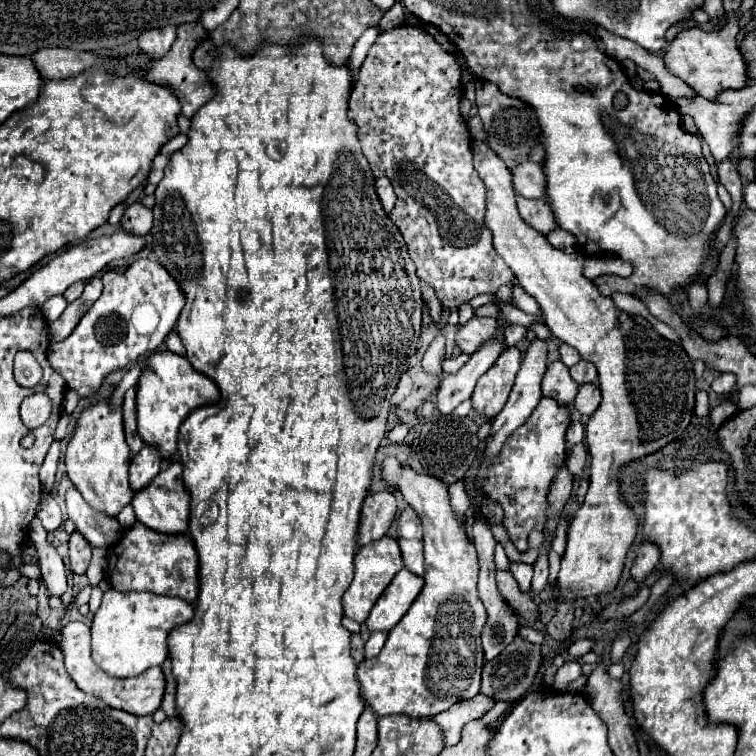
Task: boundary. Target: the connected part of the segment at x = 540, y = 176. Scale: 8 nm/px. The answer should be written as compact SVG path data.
M521 163L515 167L513 173L513 187L517 195L529 197L529 199L545 199L547 197L547 177L543 173L541 163Z

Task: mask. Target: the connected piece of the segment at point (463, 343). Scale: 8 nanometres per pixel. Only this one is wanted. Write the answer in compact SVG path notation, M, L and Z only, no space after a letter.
M473 317L465 325L459 325L455 343L463 353L471 355L487 337L491 337L491 333L495 333L495 327L497 323L493 317Z

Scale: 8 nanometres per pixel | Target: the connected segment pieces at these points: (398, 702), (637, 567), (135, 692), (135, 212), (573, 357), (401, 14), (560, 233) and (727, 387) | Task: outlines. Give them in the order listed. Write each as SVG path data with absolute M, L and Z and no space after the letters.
M387 457L383 461L383 479L397 487L405 501L417 511L417 515L423 521L423 541L425 541L425 587L421 589L419 597L413 601L405 617L389 631L389 637L377 655L377 659L367 659L357 669L357 679L361 685L361 699L377 717L383 715L395 715L403 713L413 719L419 717L433 717L441 711L447 711L451 705L471 699L479 693L481 683L481 669L483 669L483 645L481 645L481 633L483 625L487 623L487 613L483 609L483 601L479 601L477 593L477 579L479 579L479 567L477 567L477 553L473 543L469 541L467 533L461 529L459 521L455 519L447 485L433 475L417 473L413 469L401 467L395 457Z
M641 543L637 549L635 563L631 567L631 575L635 577L635 581L641 583L657 567L657 561L659 561L659 549L655 549L655 545Z
M71 621L63 627L63 641L59 643L59 647L65 655L67 673L85 693L99 697L103 703L111 705L113 709L121 709L133 715L151 715L159 709L165 691L165 677L161 667L151 667L145 673L131 679L113 679L105 675L101 669L97 669L97 665L91 659L91 629L83 621Z
M141 203L129 205L123 219L121 219L121 227L127 229L127 233L135 233L141 237L149 233L151 225L153 225L153 213L149 207L145 207Z
M561 345L559 347L559 353L561 353L561 361L567 365L567 367L573 367L575 363L579 363L579 359L581 359L581 355L577 353L577 349L573 349L571 345Z
M395 3L379 21L379 29L381 31L387 31L387 29L395 29L399 25L405 23L405 11L403 11L403 5L401 3Z
M553 229L551 233L547 233L547 239L549 239L549 243L553 245L553 247L557 247L557 249L563 249L565 251L566 247L575 246L576 239L571 233L567 233L567 231L563 231L563 229Z
M721 373L713 383L711 383L711 389L715 393L721 393L721 395L727 395L735 389L735 373Z

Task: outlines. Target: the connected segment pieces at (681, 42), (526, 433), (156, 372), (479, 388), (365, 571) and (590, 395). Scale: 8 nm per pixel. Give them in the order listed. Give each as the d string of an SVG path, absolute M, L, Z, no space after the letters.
M729 19L721 31L705 33L699 27L691 27L681 31L665 49L663 61L667 69L683 79L695 93L705 99L715 99L723 89L741 89L747 83L745 77L745 61L737 49L737 33L739 33L739 19Z
M541 397L531 417L505 441L499 457L487 471L485 495L495 499L505 511L505 529L513 545L519 551L527 551L527 535L531 529L543 529L547 491L555 477L557 467L565 453L565 431L571 423L571 411L563 403L555 403L551 397Z
M169 349L155 351L147 357L147 367L137 381L137 431L149 445L159 445L167 459L177 451L177 433L181 421L199 405L215 403L219 399L217 385L203 373L195 371L183 355Z
M507 347L493 367L479 377L471 397L473 409L477 413L485 413L491 419L503 409L519 373L519 365L521 351L517 347Z
M385 535L383 539L361 547L355 555L355 577L349 585L349 589L343 593L343 611L345 611L345 615L349 619L357 621L357 623L365 623L365 619L369 617L369 611L375 605L375 601L381 597L385 587L393 581L393 577L401 569L403 569L403 559L401 559L401 553L399 553L399 545L393 537Z
M587 383L579 387L579 393L573 401L573 407L583 415L593 415L601 403L601 391L595 383Z

